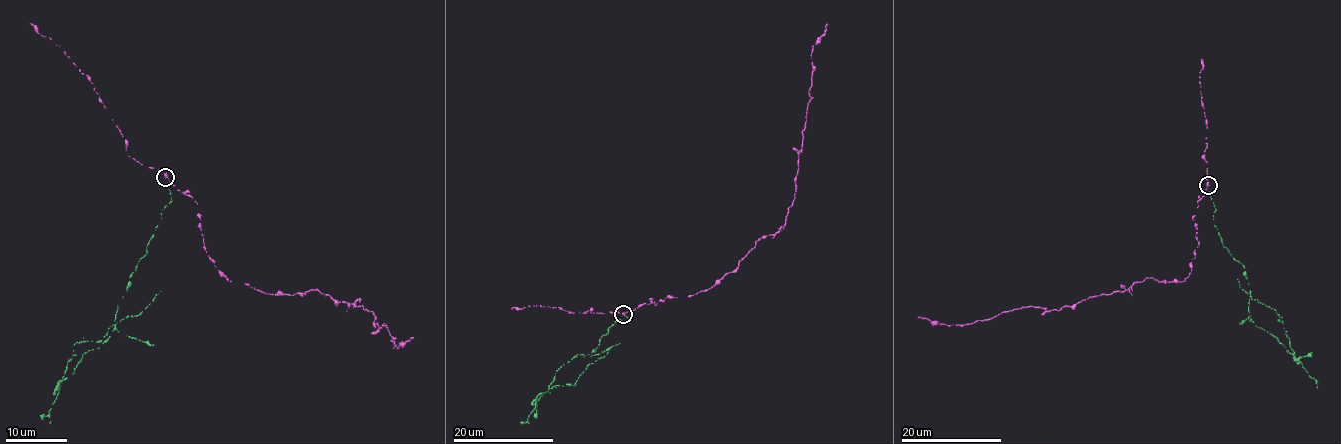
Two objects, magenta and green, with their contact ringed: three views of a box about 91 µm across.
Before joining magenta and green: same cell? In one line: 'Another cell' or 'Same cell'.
Another cell

